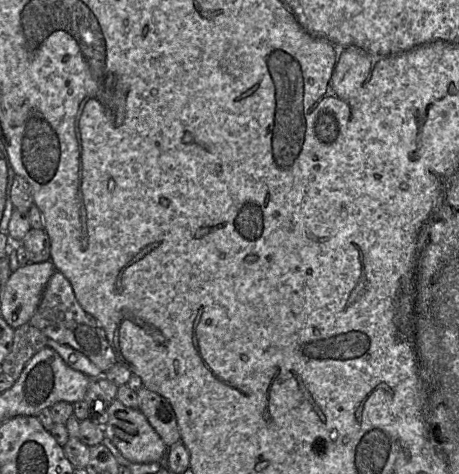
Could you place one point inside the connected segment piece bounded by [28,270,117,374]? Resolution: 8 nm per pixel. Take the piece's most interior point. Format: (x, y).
(59, 316)

